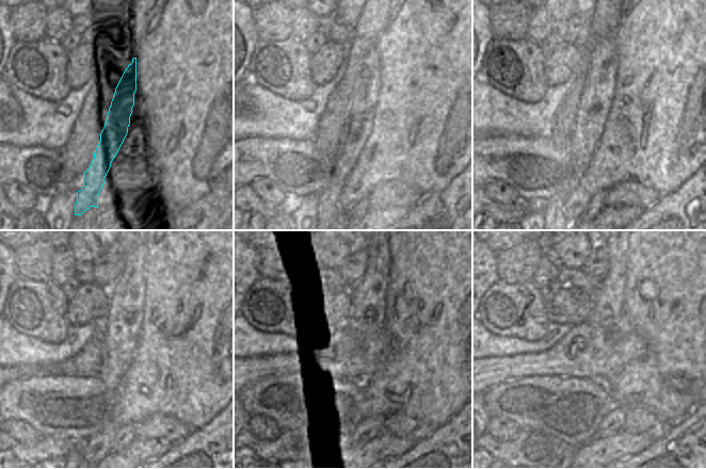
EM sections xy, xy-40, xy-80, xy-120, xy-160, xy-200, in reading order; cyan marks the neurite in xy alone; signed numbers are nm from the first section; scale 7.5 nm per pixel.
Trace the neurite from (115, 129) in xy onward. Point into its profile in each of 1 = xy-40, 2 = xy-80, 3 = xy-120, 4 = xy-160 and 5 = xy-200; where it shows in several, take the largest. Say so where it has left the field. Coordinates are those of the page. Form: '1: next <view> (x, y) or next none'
1: next xy-40 (358, 123)
2: next xy-80 (596, 101)
3: next xy-120 (127, 294)
4: next xy-160 (366, 316)
5: next xy-200 (608, 297)

